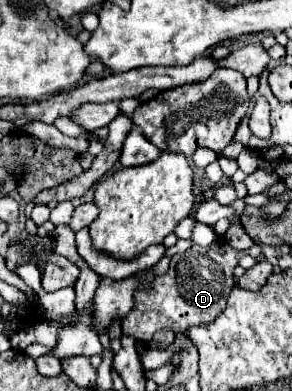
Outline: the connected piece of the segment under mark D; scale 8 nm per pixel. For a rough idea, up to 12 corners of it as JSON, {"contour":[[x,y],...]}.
{"contour":[[224,237],[170,259],[134,293],[122,333],[150,343],[212,323],[242,253]]}

